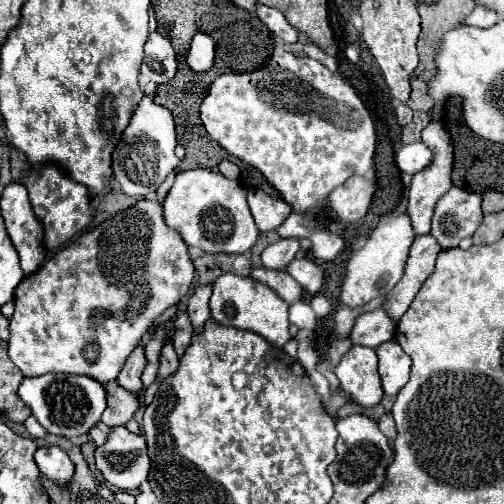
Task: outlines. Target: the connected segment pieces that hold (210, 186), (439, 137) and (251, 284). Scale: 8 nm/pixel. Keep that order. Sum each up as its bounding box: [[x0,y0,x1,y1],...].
[[164,168,260,254],[408,122,454,234],[210,274,290,348]]

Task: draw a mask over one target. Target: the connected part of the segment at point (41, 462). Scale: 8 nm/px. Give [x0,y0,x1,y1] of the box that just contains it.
[34,446,74,484]

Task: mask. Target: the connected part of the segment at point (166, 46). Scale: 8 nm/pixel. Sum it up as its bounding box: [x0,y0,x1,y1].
[142,32,176,84]

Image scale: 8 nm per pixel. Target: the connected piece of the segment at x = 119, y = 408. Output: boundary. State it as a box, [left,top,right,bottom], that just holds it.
[102,386,138,428]

